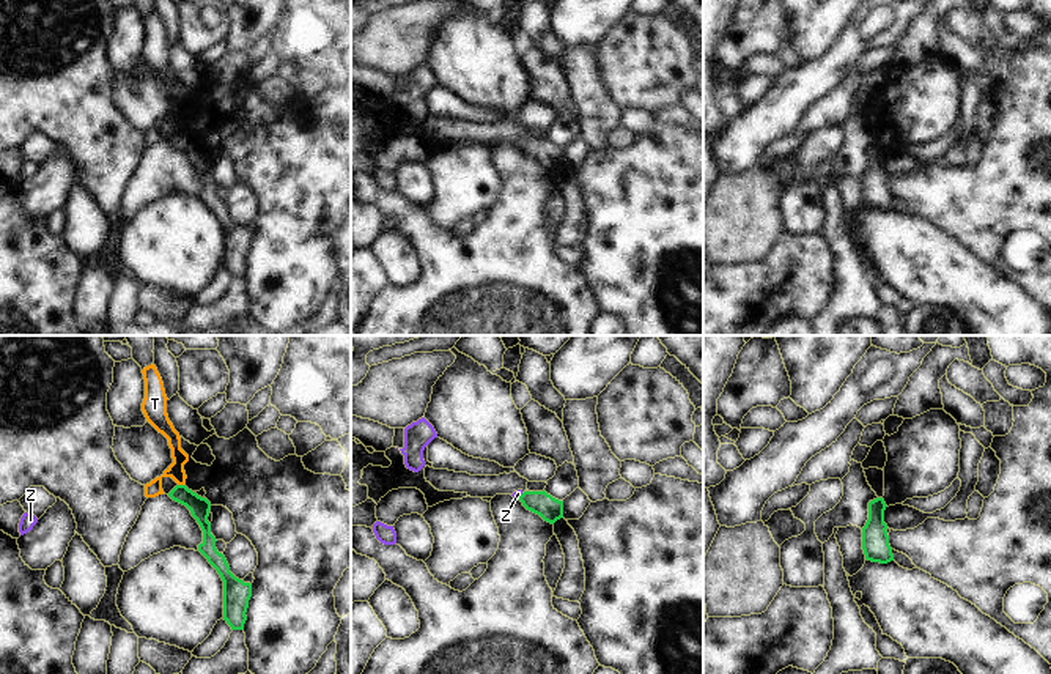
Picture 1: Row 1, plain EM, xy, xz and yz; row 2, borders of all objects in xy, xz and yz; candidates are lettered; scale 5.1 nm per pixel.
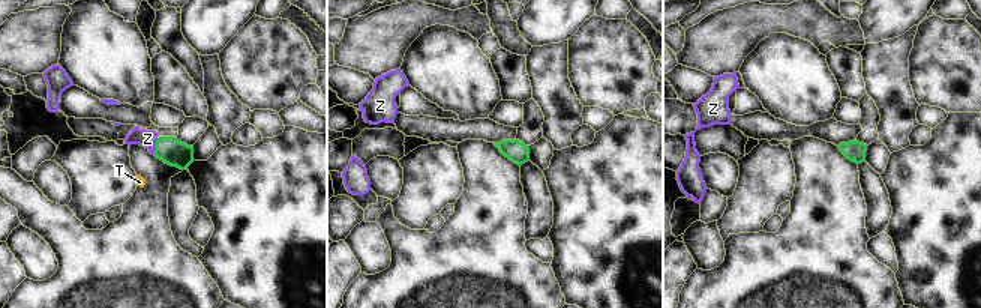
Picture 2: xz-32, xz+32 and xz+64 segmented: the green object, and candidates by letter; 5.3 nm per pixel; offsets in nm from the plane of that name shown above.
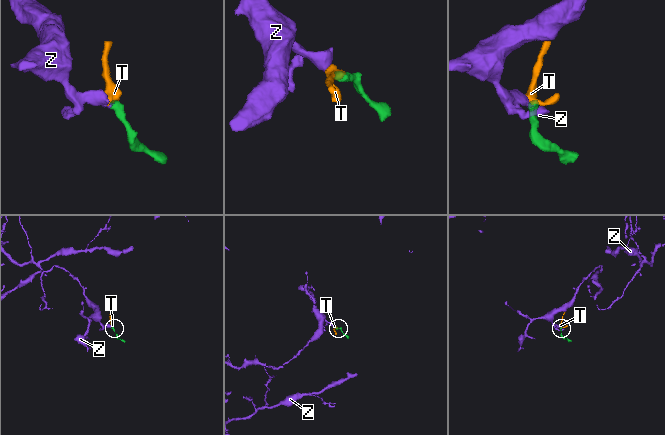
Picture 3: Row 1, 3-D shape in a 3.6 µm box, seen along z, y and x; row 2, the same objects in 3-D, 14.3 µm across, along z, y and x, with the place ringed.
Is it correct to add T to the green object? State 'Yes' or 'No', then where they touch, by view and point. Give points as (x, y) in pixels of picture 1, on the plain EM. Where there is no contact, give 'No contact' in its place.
No. Touches green at xy (181, 133).

